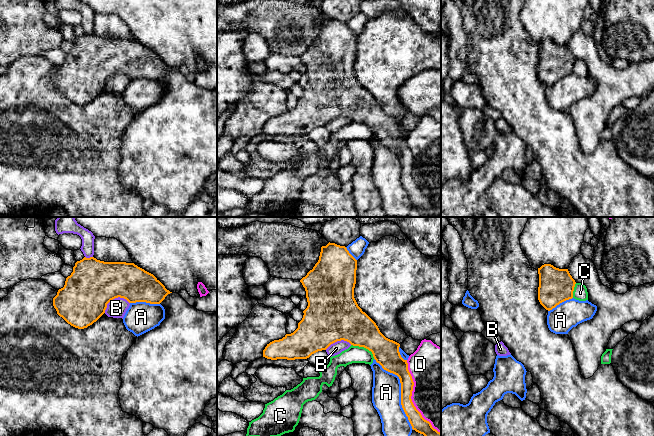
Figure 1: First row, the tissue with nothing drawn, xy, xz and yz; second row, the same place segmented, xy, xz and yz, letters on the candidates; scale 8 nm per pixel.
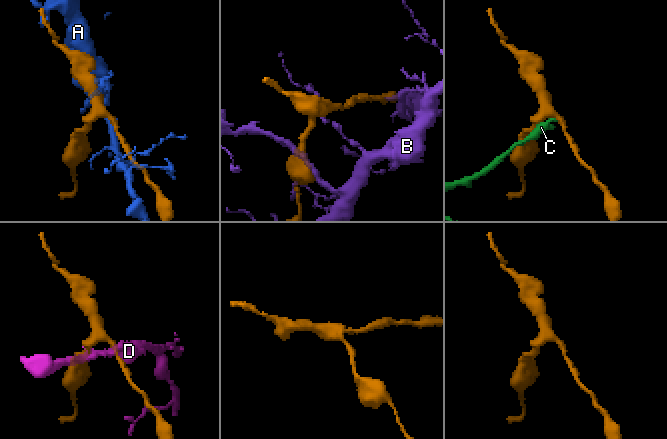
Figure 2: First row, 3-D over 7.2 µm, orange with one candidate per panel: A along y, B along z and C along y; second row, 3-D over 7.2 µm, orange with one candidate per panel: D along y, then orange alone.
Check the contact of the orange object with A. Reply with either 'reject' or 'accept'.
accept

